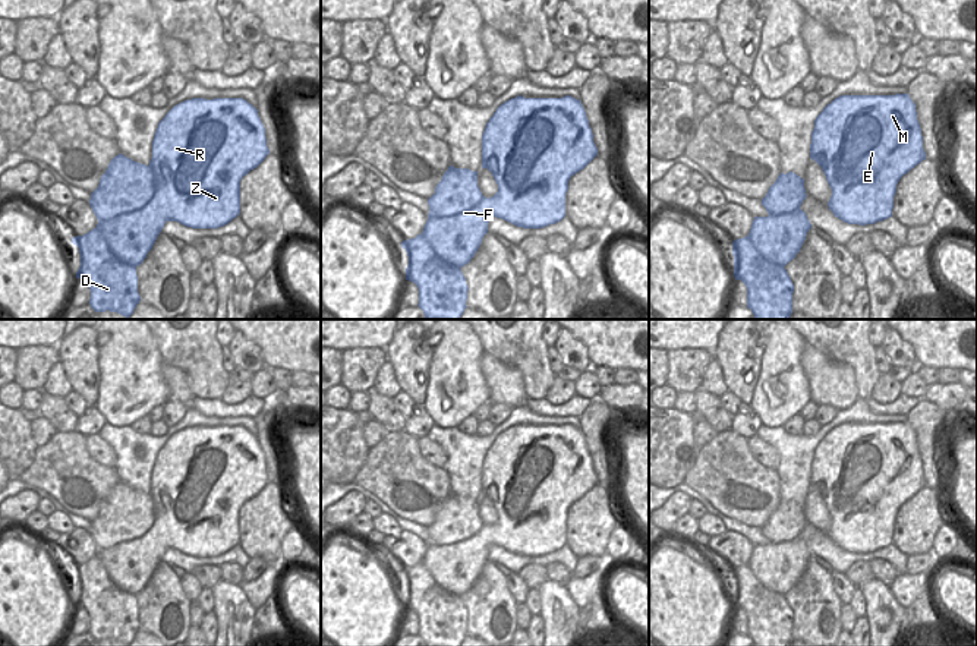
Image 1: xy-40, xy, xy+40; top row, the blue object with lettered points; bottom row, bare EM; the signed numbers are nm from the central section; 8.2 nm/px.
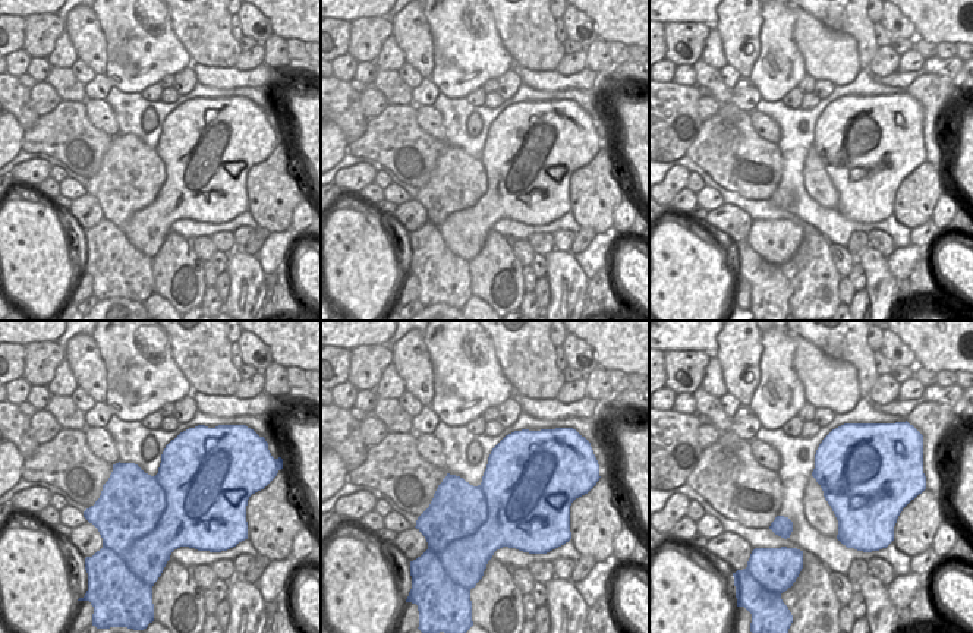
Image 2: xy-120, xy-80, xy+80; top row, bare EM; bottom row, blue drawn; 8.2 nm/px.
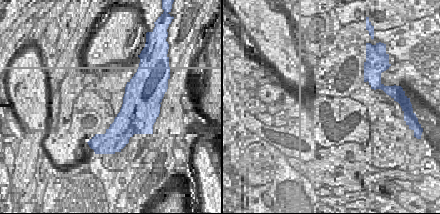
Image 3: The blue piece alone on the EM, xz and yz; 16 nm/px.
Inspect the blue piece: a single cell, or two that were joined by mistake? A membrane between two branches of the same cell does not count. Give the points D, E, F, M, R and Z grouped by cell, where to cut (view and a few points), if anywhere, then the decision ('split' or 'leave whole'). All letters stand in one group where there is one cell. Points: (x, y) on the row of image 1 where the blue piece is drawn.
D / E F M R Z | xy-40 (95, 227), (94, 243), (100, 252), (135, 270) | split

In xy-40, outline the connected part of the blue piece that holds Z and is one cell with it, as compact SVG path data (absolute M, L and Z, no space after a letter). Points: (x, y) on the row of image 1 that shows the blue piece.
M192 98L158 123L148 166L116 155L91 193L98 220L95 245L105 259L136 270L167 221L192 229L218 229L240 214L240 180L270 154L258 110L243 98Z

